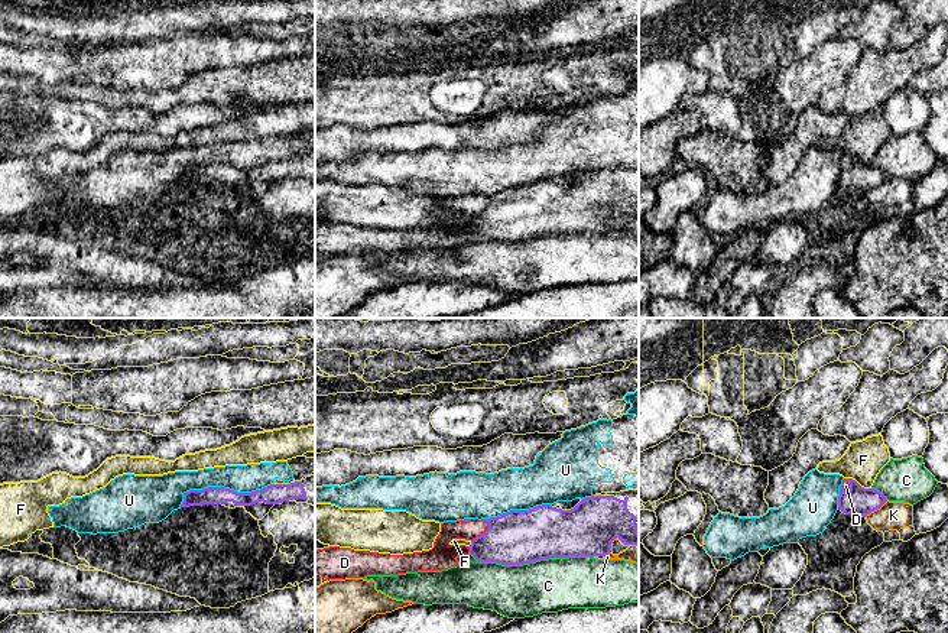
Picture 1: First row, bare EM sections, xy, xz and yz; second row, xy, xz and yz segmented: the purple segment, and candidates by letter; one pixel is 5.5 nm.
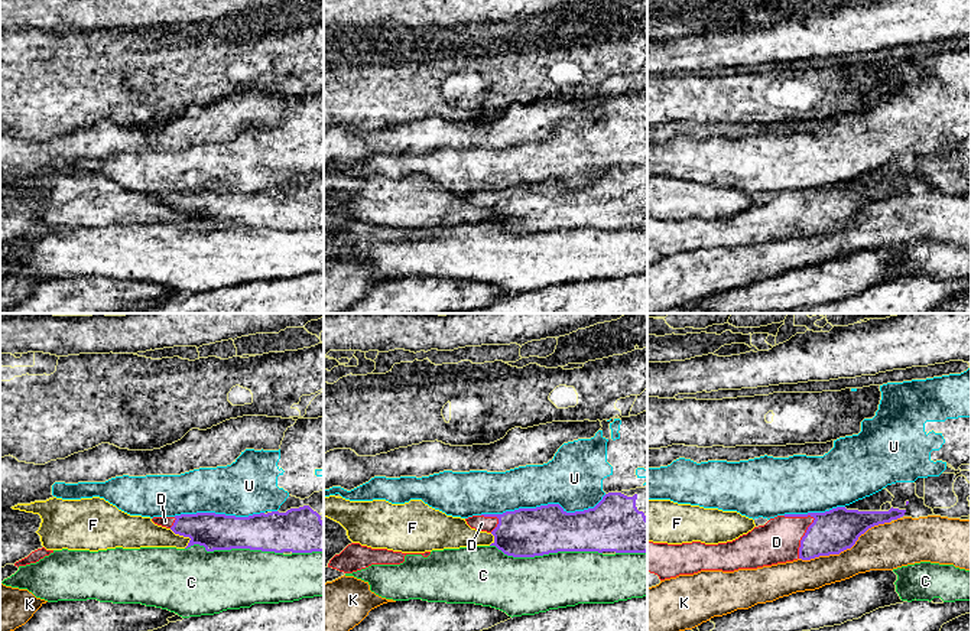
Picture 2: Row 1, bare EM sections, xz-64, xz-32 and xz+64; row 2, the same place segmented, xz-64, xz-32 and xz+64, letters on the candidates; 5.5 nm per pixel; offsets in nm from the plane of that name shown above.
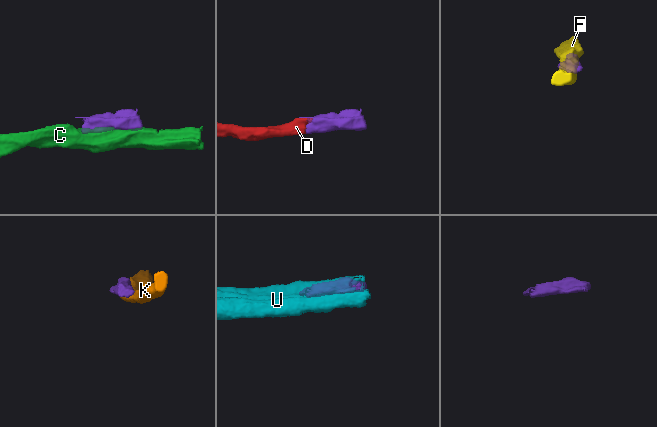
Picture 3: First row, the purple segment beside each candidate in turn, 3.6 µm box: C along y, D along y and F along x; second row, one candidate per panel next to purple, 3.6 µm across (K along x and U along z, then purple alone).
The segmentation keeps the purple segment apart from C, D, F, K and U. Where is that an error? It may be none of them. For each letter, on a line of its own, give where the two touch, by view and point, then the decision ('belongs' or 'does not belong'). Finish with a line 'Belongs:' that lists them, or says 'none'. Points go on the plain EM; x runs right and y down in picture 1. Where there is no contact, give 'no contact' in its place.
C: meets purple in xz at (532, 237); does not belong
D: meets purple in xz at (484, 208); belongs
F: meets purple in yz at (856, 158); does not belong
K: meets purple in yz at (876, 185); does not belong
U: meets purple in xy at (221, 164); does not belong
Belongs: D

